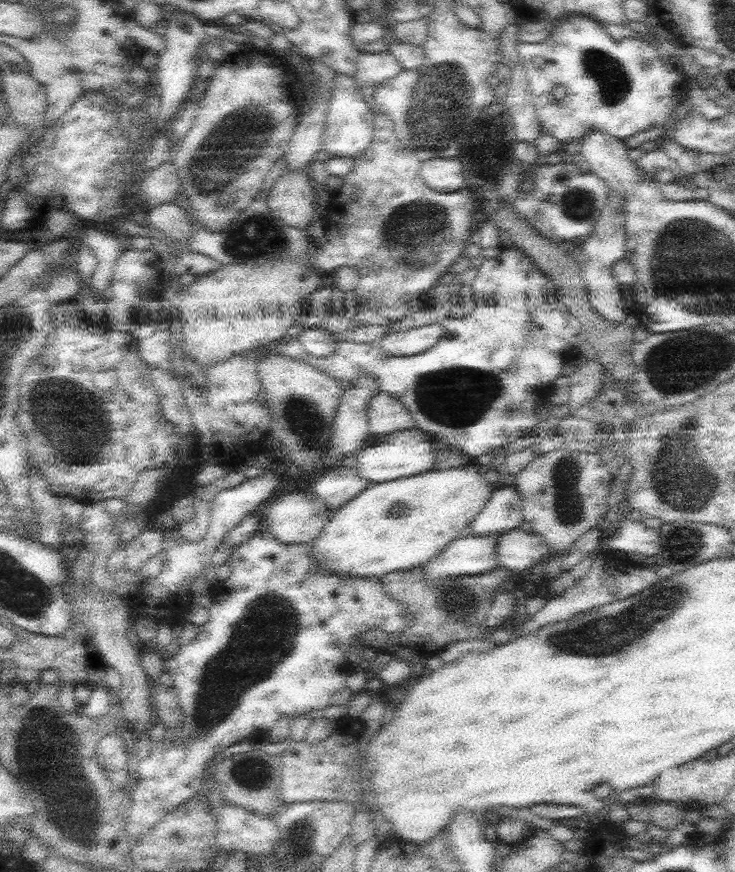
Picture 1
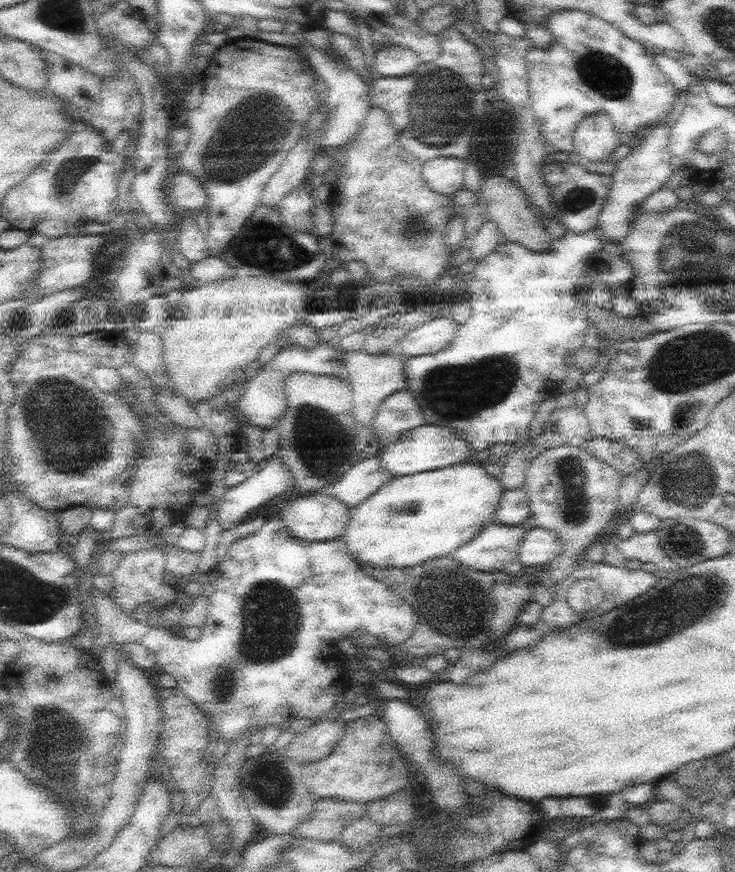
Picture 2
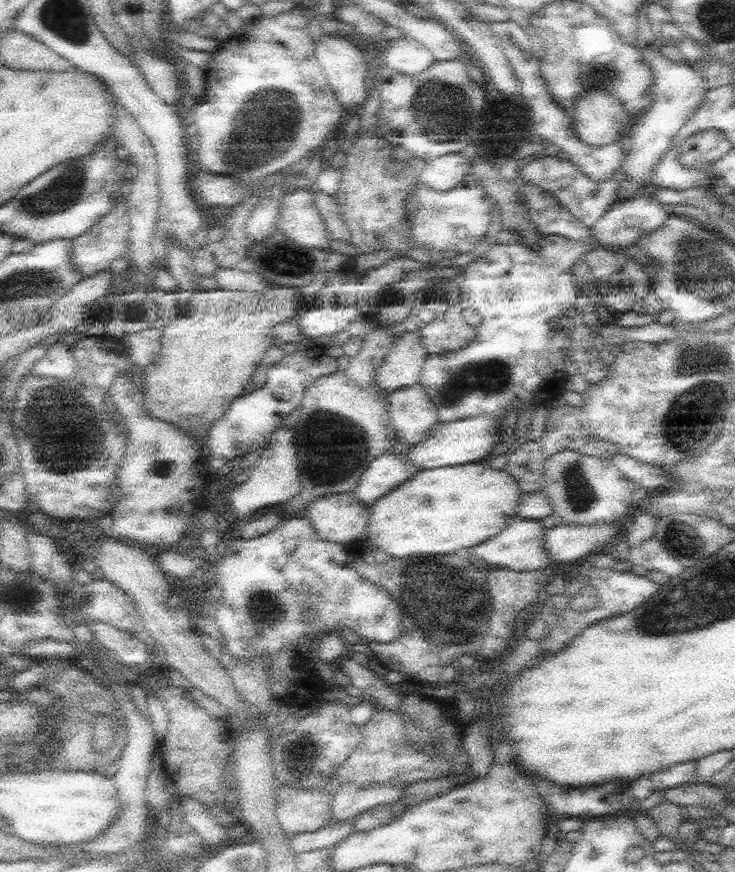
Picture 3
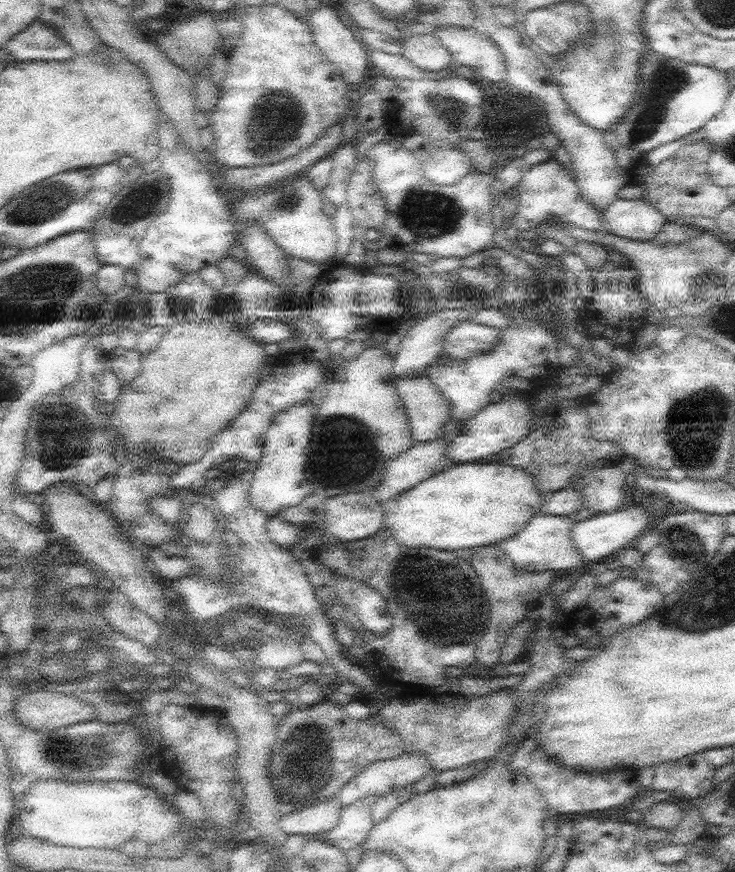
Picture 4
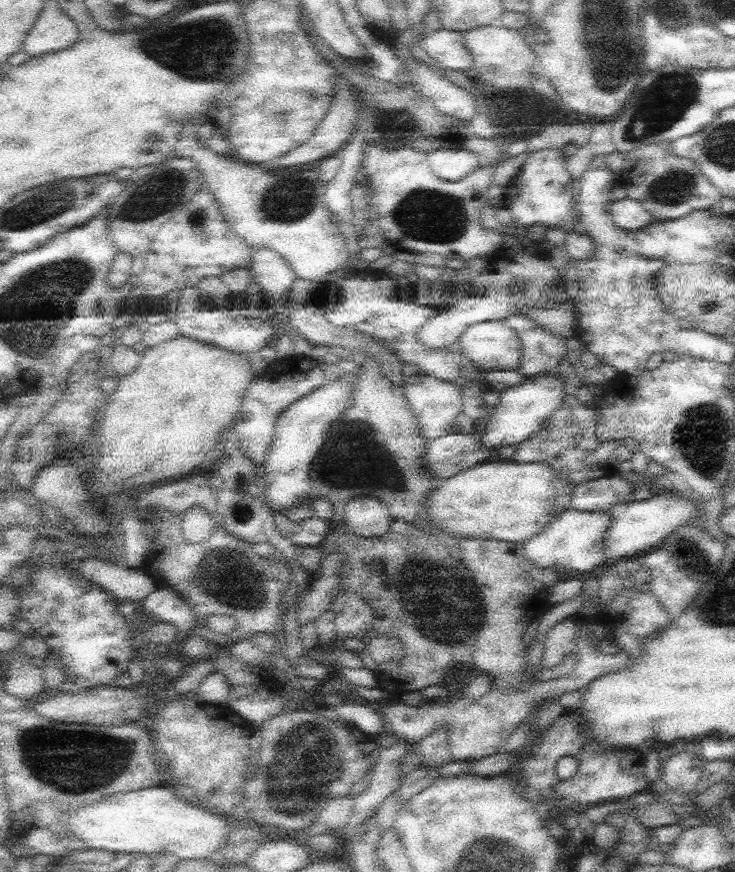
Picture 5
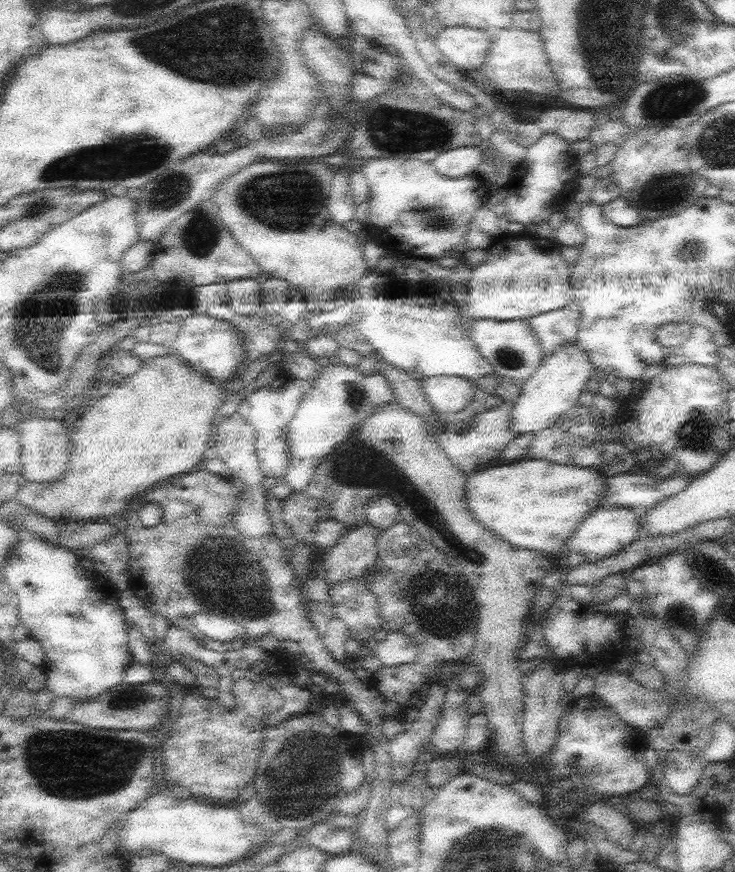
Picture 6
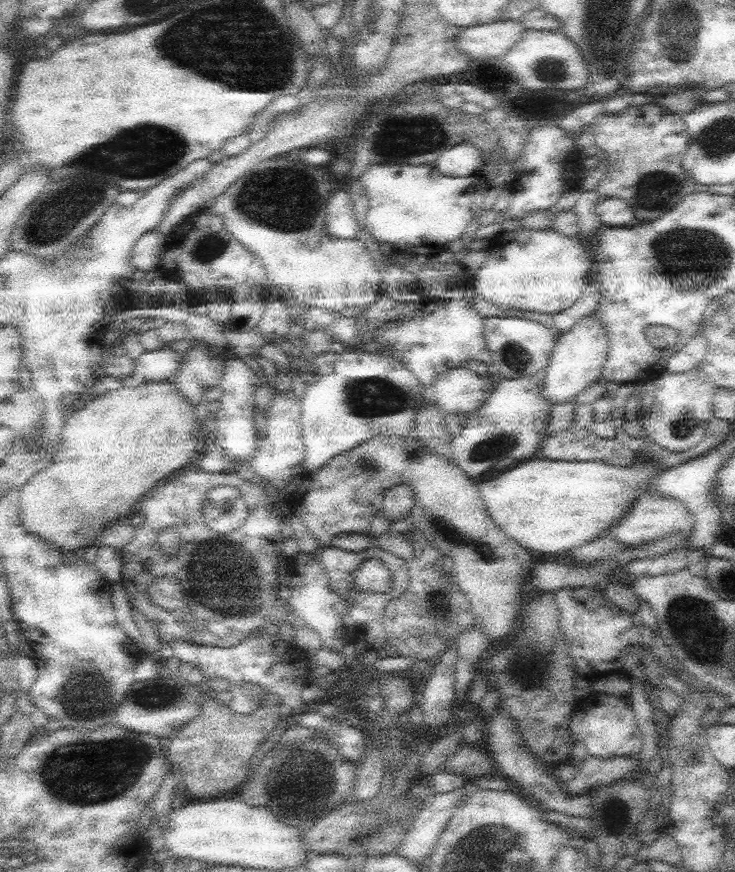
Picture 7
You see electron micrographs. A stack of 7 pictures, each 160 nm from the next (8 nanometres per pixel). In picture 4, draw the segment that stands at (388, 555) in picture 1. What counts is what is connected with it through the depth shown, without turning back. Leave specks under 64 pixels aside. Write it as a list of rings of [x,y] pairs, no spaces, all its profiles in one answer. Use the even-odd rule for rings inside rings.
[[[505,461],[501,464],[454,464],[448,471],[444,470],[422,481],[401,495],[395,510],[388,514],[384,512],[384,530],[392,530],[396,540],[405,547],[460,550],[481,548],[512,538],[522,531],[534,516],[542,512],[542,505],[552,493],[542,494],[530,472],[511,466]]]

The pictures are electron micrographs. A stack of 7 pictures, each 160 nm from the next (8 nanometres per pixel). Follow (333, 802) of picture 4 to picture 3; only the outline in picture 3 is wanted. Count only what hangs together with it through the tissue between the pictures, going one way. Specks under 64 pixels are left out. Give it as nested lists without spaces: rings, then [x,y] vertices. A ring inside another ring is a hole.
[[[275,780],[275,786],[277,788],[276,814],[284,834],[290,839],[298,834],[316,832],[316,830],[322,828],[325,823],[332,819],[331,808],[333,796],[328,791],[324,790],[324,788],[294,788],[293,786],[277,786],[277,780]]]

